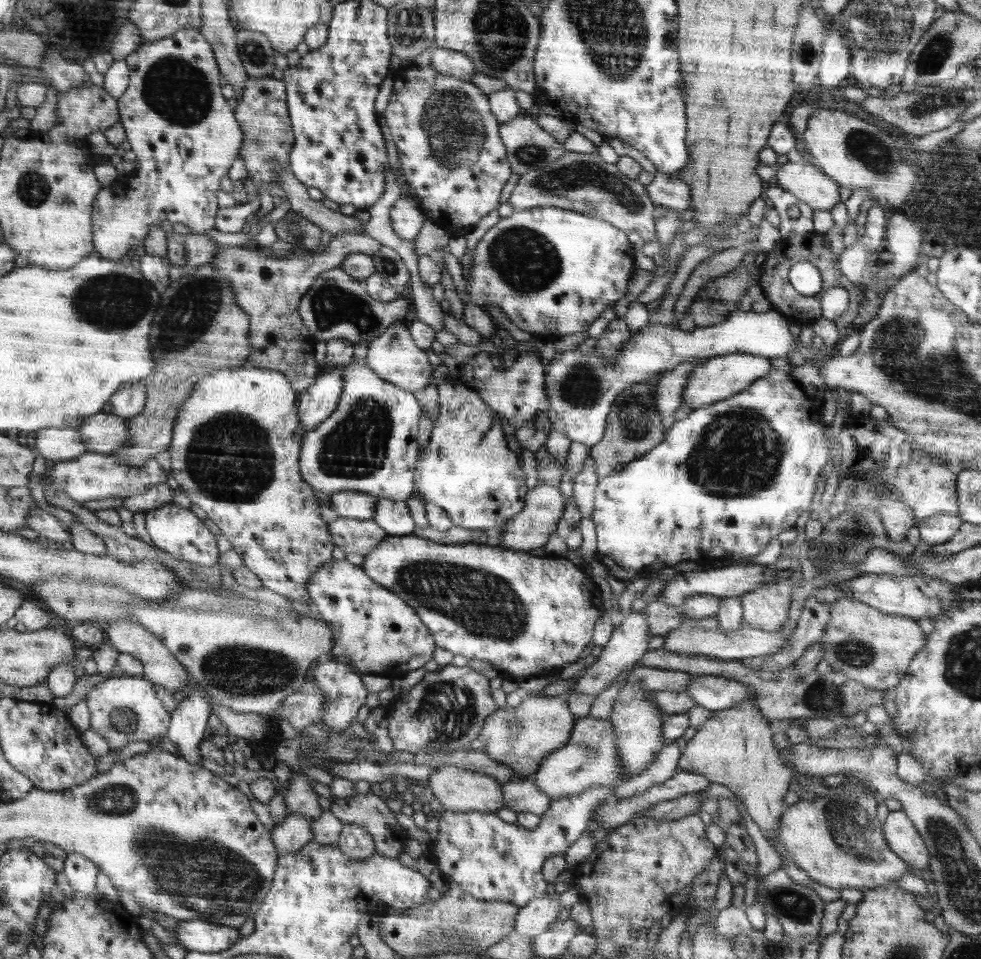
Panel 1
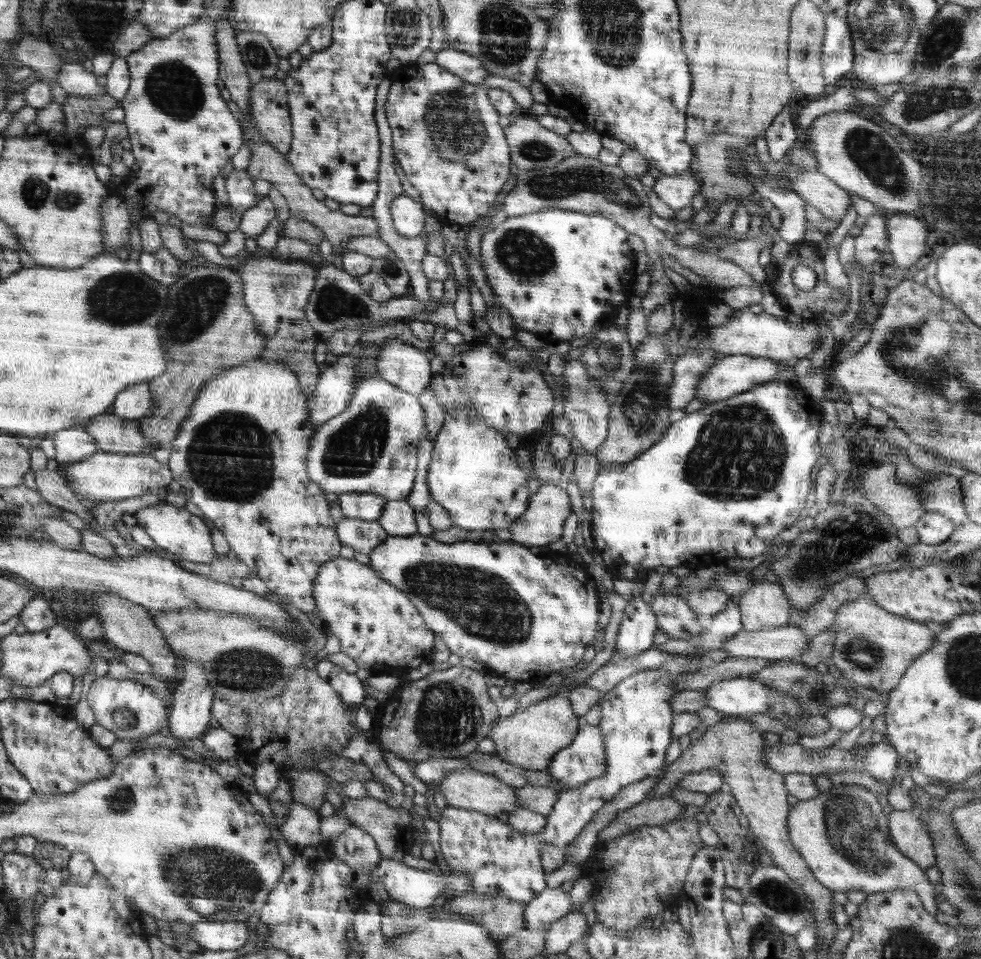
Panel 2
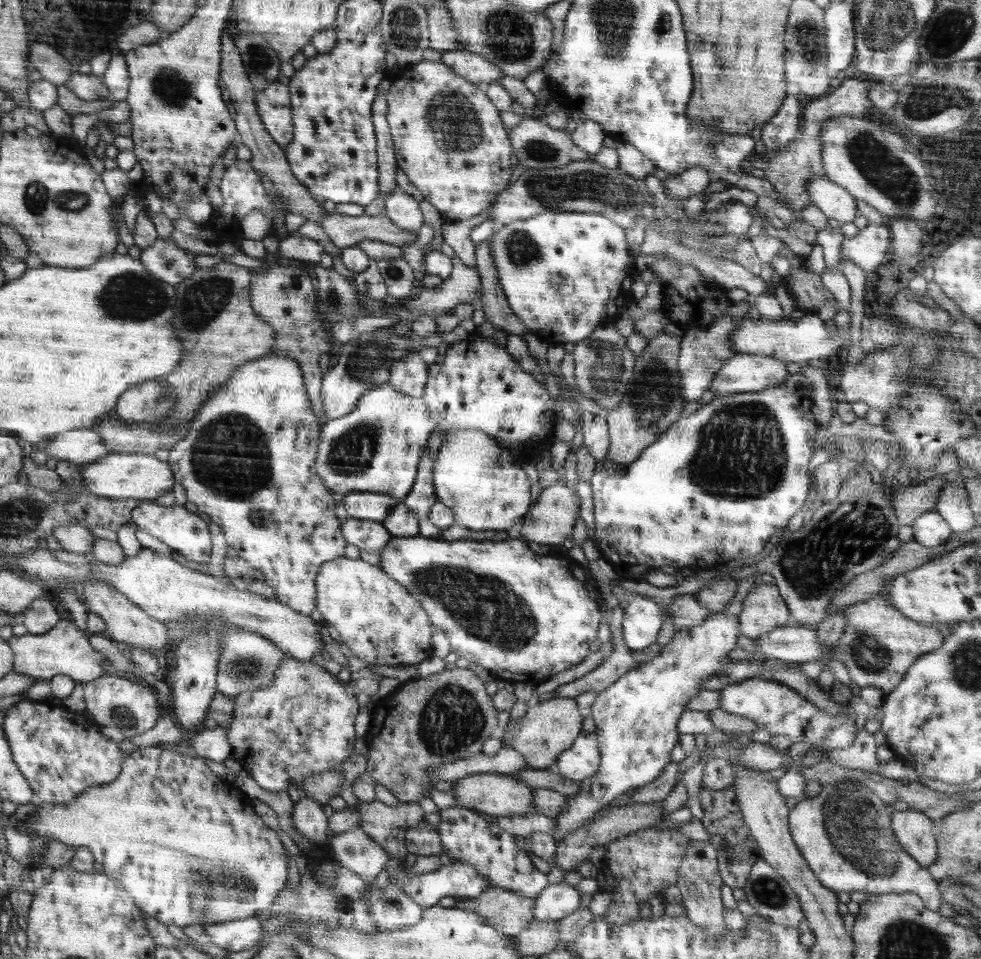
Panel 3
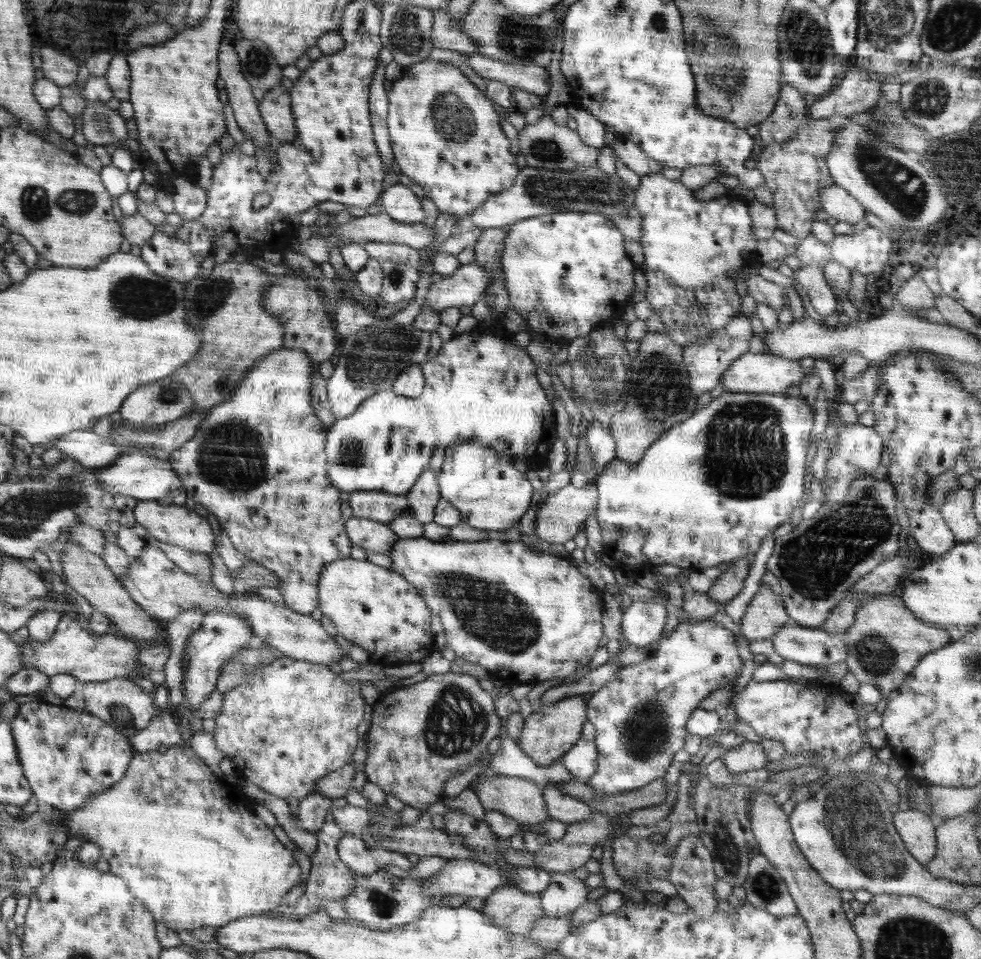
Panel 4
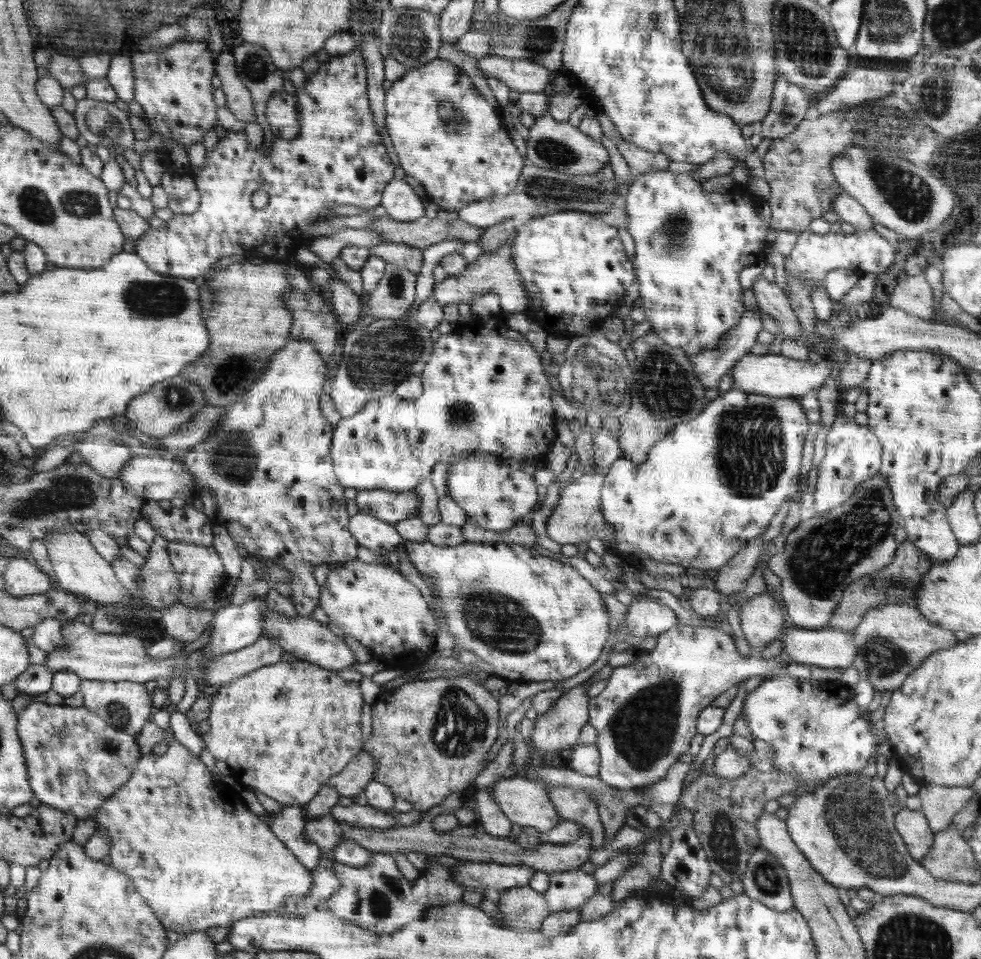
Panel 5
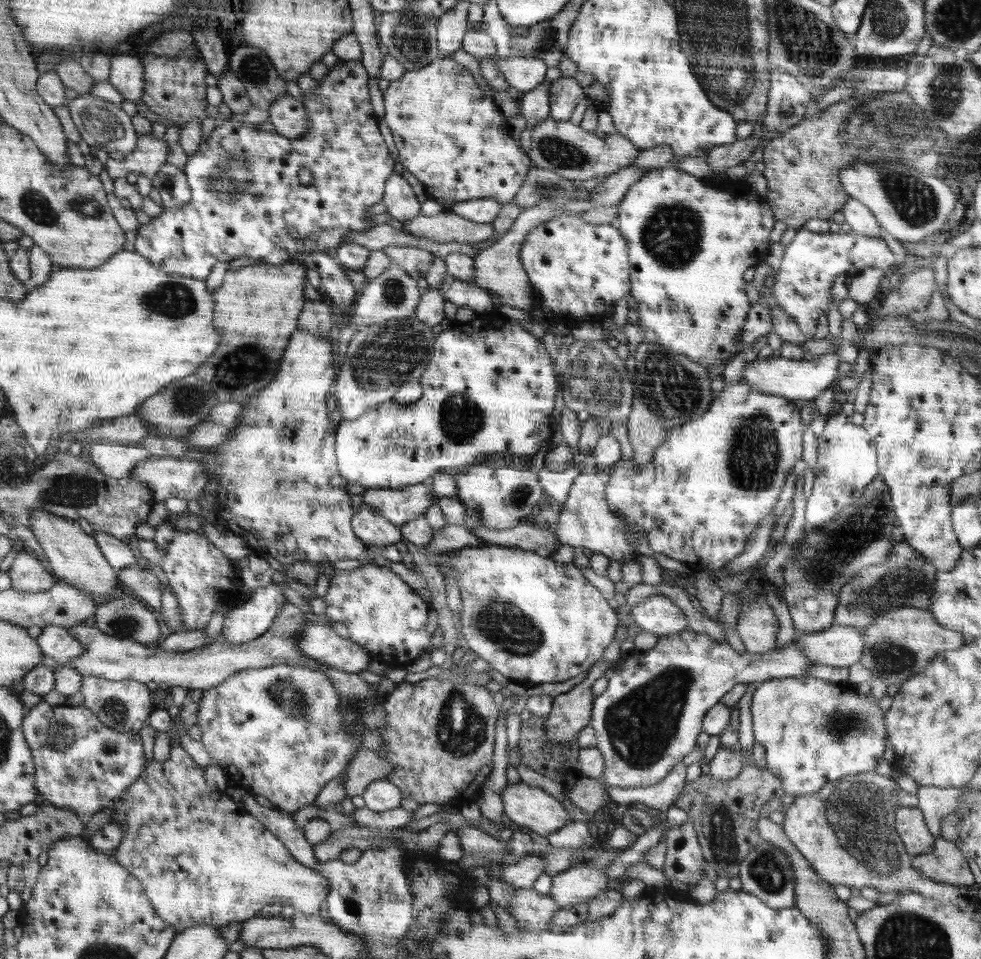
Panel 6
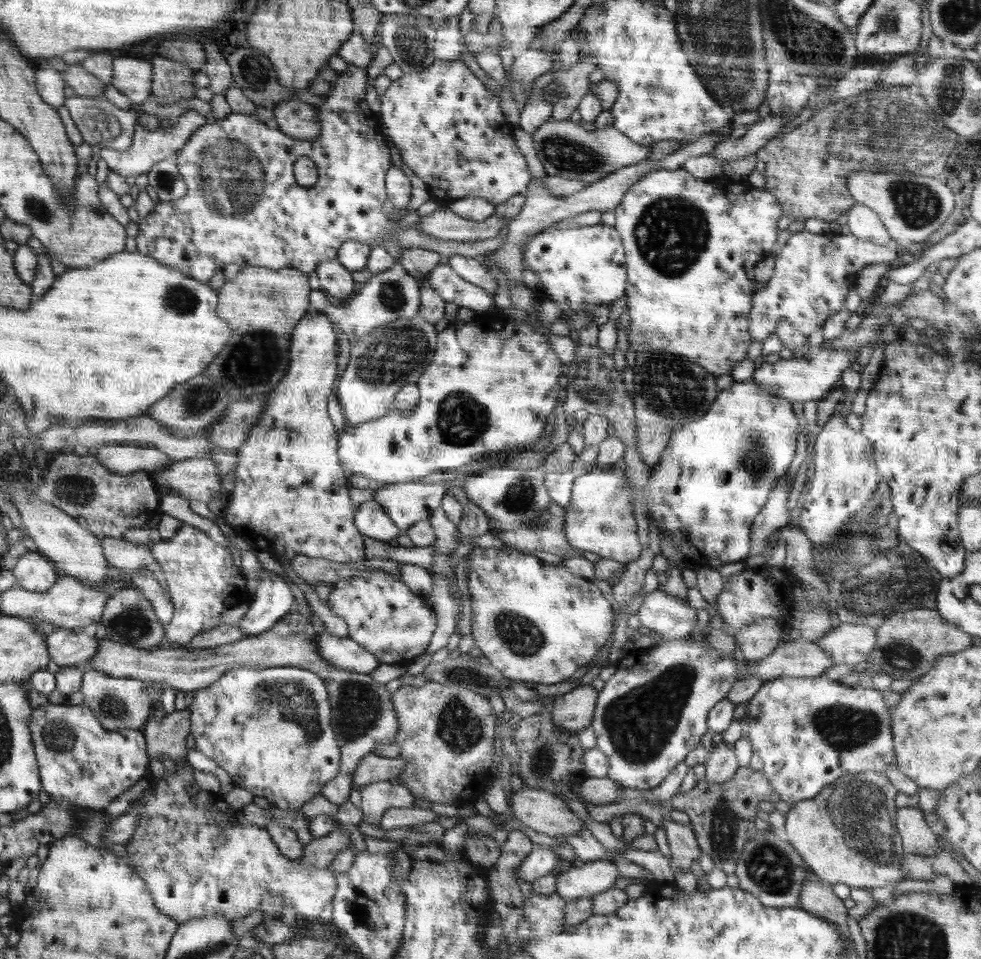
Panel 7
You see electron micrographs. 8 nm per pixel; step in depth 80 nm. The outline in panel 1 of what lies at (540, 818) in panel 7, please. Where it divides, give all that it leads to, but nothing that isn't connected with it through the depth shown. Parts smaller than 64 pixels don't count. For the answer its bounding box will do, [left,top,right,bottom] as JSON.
[429,766,503,813]

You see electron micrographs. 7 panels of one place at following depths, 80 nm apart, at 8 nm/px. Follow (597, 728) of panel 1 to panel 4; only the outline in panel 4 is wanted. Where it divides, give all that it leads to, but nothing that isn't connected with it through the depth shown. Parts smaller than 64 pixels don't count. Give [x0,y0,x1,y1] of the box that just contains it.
[562,739,598,781]

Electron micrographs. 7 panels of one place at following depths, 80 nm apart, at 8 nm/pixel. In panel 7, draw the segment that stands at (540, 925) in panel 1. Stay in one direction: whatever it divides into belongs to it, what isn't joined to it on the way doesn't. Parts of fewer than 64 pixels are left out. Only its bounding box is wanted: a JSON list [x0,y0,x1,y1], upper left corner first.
[555,859,620,903]

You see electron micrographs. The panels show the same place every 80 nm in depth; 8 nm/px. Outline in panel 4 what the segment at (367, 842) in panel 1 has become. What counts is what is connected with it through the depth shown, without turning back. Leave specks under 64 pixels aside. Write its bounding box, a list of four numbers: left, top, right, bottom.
[337,834,414,874]

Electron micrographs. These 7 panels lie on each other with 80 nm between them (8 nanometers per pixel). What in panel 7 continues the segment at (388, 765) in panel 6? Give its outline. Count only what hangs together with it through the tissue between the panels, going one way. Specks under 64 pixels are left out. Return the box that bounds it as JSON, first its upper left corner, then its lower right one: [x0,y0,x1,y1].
[353,753,405,790]

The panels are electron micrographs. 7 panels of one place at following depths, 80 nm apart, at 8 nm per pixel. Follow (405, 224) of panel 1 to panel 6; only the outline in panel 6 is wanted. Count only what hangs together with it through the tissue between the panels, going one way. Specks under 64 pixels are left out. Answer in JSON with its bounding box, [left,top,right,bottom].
[385,171,420,221]

